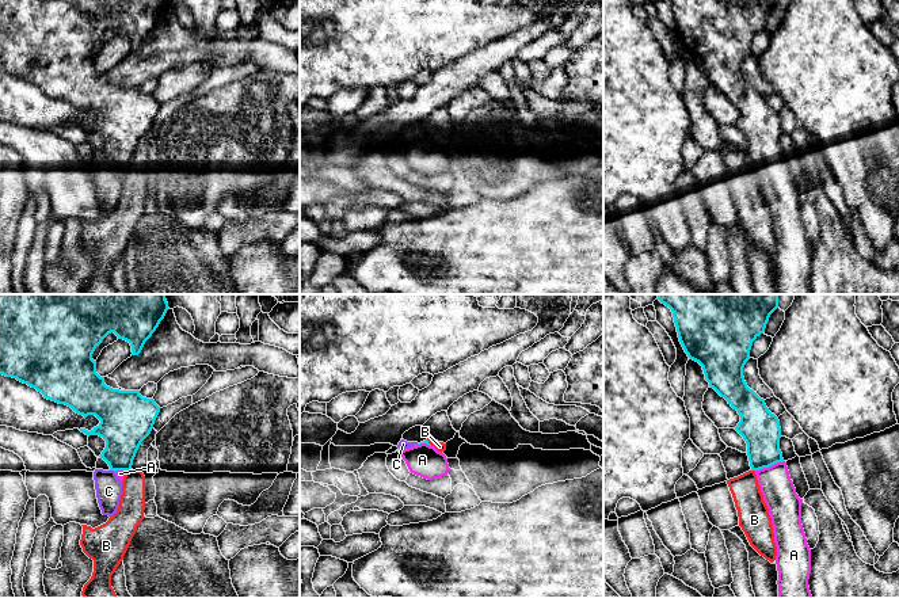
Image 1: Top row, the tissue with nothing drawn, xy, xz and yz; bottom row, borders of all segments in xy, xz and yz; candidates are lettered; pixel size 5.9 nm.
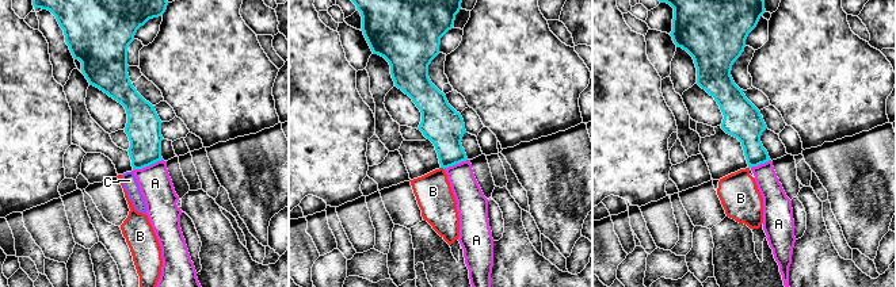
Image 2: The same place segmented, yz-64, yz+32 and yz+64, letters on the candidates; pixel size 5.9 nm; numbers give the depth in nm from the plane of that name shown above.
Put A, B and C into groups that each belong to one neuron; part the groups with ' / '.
A / B / C

